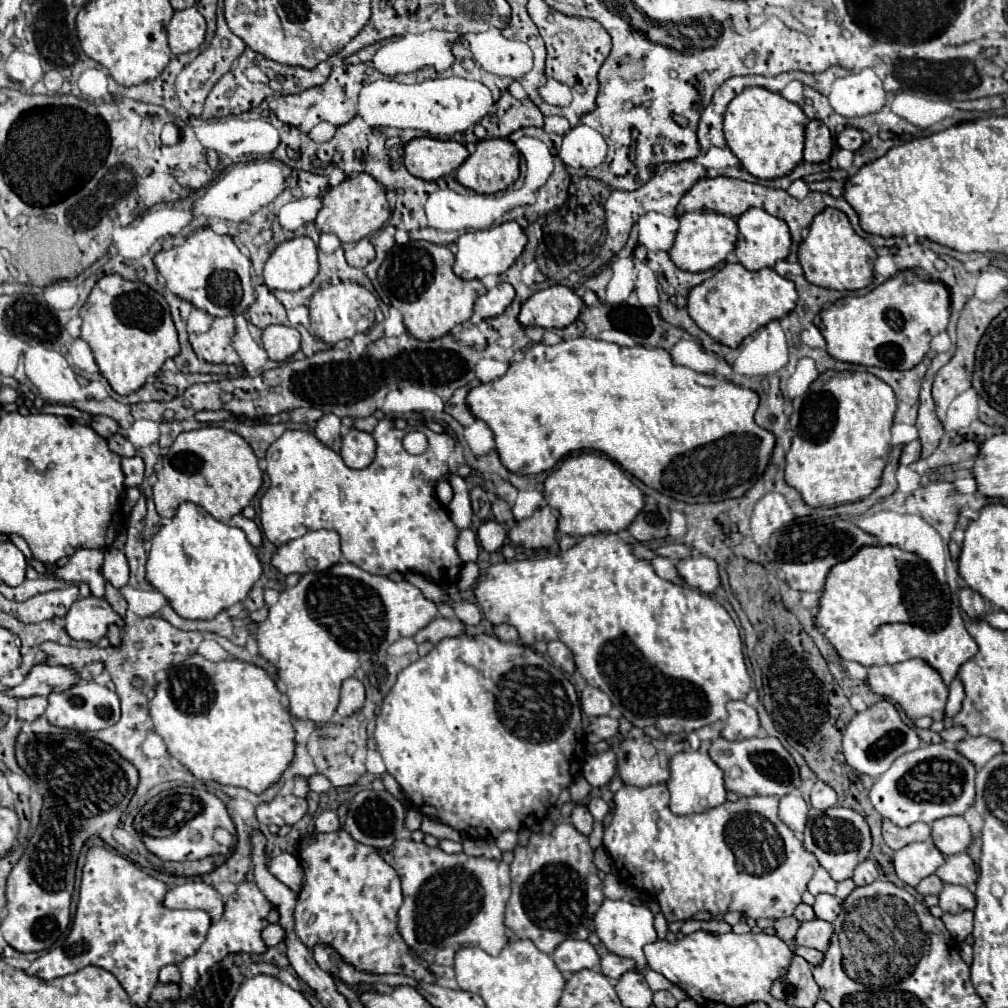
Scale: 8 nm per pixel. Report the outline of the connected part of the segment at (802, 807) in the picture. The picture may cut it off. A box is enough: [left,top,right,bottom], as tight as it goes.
[779,791,807,831]

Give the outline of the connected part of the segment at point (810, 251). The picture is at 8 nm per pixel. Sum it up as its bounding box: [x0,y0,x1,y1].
[797,207,877,291]

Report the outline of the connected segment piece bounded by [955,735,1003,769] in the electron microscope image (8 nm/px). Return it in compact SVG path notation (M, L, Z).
M965 737L955 747L963 757L967 757L977 769L985 767L987 761L1003 751L1003 745L991 737Z

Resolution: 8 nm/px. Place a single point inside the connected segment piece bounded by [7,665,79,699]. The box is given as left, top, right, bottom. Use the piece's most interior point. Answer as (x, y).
(43, 679)

